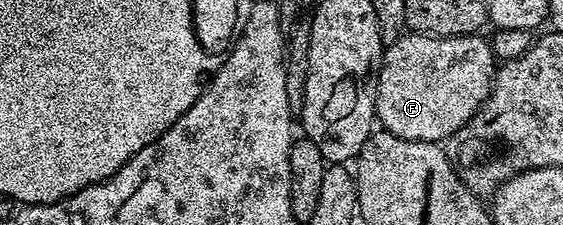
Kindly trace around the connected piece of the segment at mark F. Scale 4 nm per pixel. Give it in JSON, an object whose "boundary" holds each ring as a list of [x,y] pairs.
{"boundary":[[[403,34],[395,44],[389,45],[383,51],[382,59],[376,69],[376,95],[374,97],[374,110],[376,120],[385,131],[399,136],[405,140],[433,140],[445,142],[460,126],[468,123],[481,108],[482,104],[490,96],[490,88],[494,85],[494,73],[496,71],[496,57],[489,39],[486,40],[482,34],[471,34],[468,36],[419,36],[417,34]]]}

